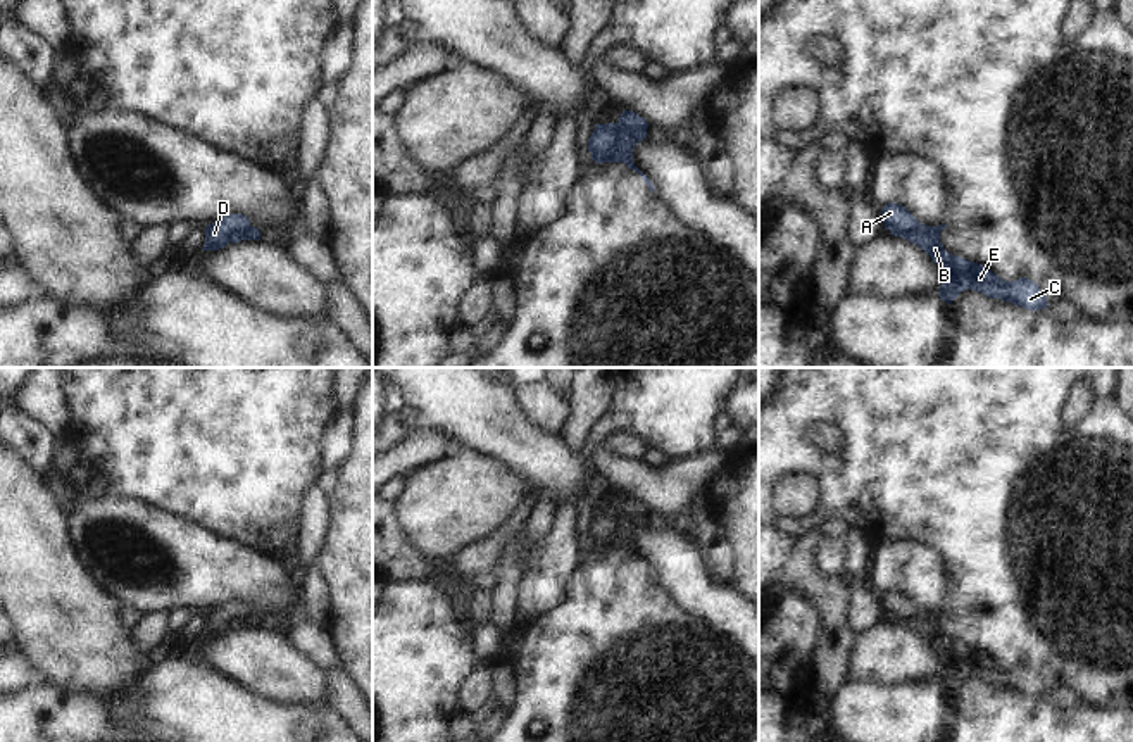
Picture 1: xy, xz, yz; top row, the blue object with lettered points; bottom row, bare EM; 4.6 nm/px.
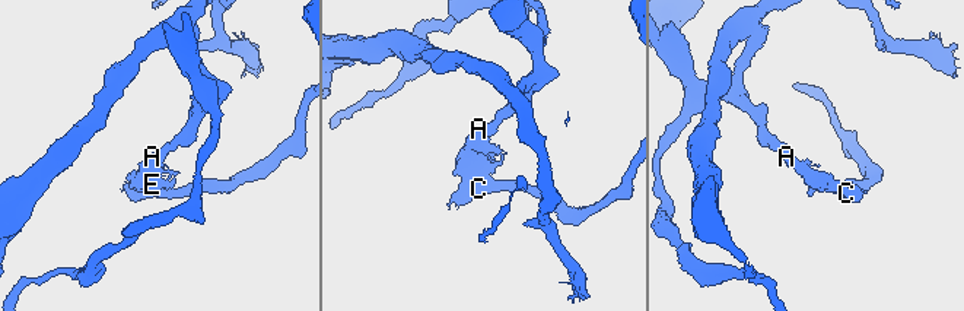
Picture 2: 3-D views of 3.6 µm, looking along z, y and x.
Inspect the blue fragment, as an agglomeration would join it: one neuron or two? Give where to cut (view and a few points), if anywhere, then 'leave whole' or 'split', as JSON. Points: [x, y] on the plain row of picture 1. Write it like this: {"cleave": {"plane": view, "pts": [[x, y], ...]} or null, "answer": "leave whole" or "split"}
{"cleave": {"plane": "xz", "pts": [[619, 509], [619, 520], [604, 547]]}, "answer": "split"}

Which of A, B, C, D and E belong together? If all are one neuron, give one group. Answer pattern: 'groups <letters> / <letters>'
groups A D / B C E

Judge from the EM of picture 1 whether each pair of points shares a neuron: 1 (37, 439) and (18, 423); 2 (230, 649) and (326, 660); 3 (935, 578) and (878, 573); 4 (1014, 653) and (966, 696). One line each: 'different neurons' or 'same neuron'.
1: same neuron
2: different neurons
3: same neuron
4: different neurons

